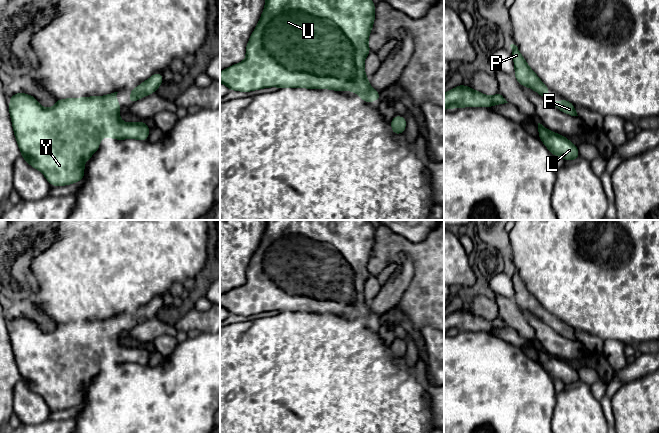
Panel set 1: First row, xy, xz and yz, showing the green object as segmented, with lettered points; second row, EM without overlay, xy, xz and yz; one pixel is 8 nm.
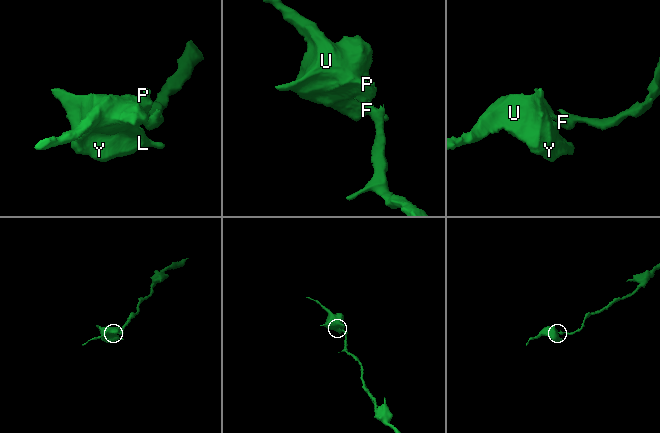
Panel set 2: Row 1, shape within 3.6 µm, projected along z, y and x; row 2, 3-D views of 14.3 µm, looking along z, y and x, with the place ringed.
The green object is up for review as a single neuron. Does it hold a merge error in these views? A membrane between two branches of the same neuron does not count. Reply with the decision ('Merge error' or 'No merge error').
No merge error

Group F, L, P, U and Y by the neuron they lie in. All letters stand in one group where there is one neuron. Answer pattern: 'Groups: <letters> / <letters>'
Groups: F L P U Y

